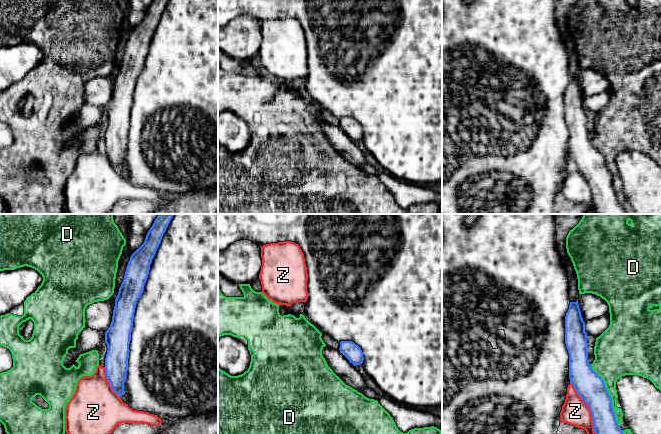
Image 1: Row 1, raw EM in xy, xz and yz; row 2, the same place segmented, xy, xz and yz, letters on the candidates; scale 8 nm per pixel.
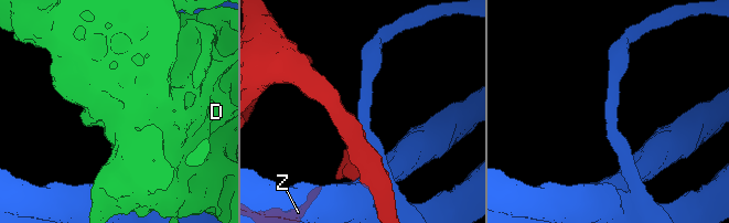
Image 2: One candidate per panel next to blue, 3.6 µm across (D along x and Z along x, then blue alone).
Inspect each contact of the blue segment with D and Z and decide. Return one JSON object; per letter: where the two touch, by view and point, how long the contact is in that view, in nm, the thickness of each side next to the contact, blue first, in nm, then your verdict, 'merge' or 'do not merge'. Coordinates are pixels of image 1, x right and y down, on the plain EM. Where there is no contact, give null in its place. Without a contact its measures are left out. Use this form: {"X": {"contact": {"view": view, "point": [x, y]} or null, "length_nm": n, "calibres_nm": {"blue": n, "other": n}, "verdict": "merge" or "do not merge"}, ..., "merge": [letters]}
{"D": {"contact": {"view": "yz", "point": [609, 171]}, "length_nm": 550, "calibres_nm": {"blue": 220, "other": 260}, "verdict": "do not merge"}, "Z": {"contact": {"view": "yz", "point": [590, 186]}, "length_nm": 500, "calibres_nm": {"blue": 220, "other": 220}, "verdict": "do not merge"}, "merge": []}

